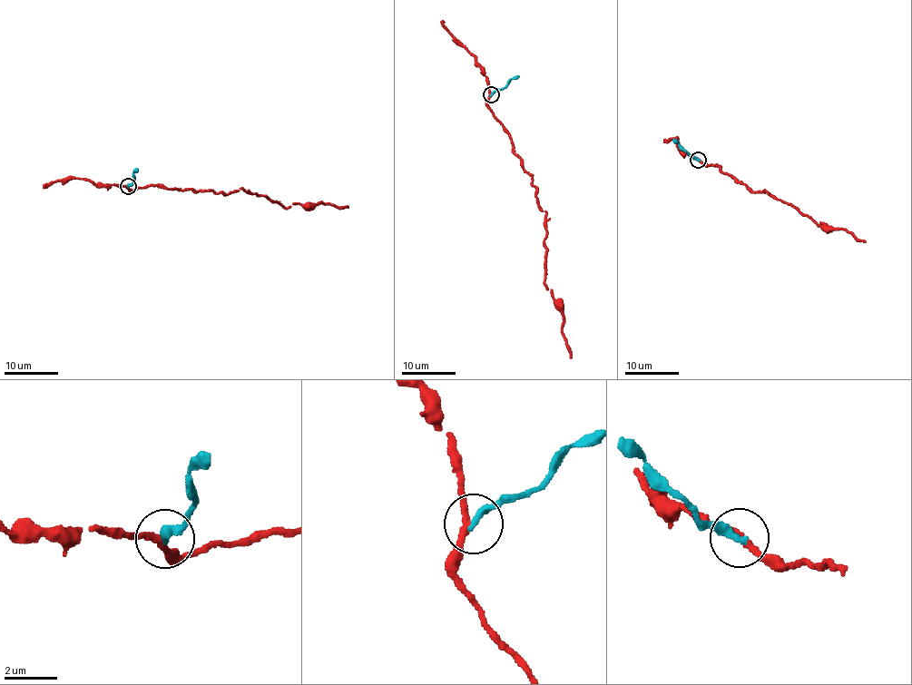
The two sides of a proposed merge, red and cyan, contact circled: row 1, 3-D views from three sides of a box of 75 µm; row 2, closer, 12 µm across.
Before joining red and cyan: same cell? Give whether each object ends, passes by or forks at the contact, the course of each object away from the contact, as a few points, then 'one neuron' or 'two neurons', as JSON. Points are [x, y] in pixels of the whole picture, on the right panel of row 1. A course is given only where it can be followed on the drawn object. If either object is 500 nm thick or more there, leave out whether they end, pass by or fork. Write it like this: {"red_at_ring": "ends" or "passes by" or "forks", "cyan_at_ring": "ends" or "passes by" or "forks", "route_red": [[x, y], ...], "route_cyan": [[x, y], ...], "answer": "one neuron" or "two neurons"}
{"red_at_ring": "passes by", "cyan_at_ring": "ends", "route_red": [[698, 160], [720, 167], [749, 189], [765, 190], [791, 203], [819, 225], [852, 232], [865, 242]], "route_cyan": [[698, 160], [673, 139]], "answer": "two neurons"}

